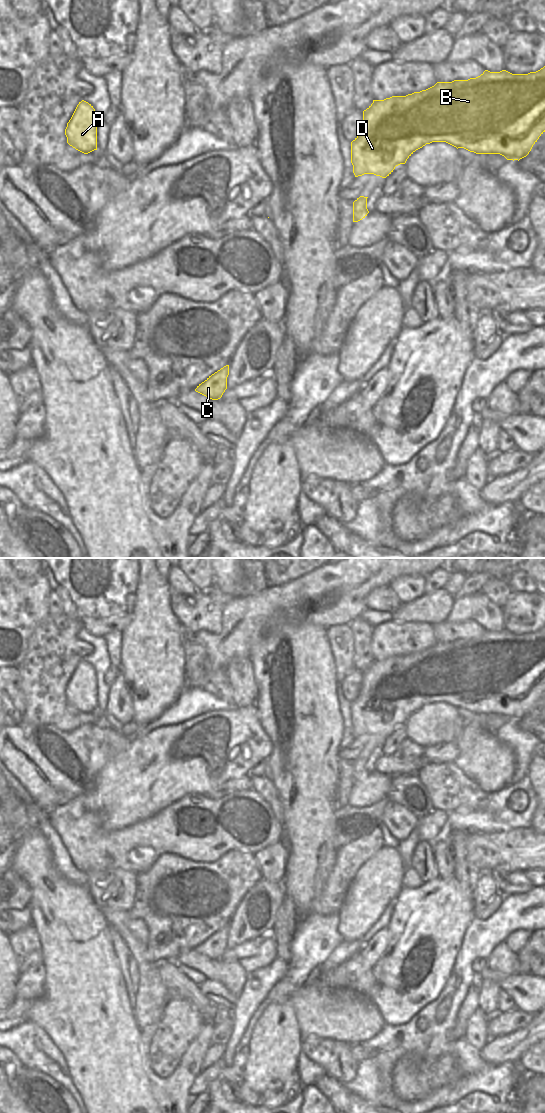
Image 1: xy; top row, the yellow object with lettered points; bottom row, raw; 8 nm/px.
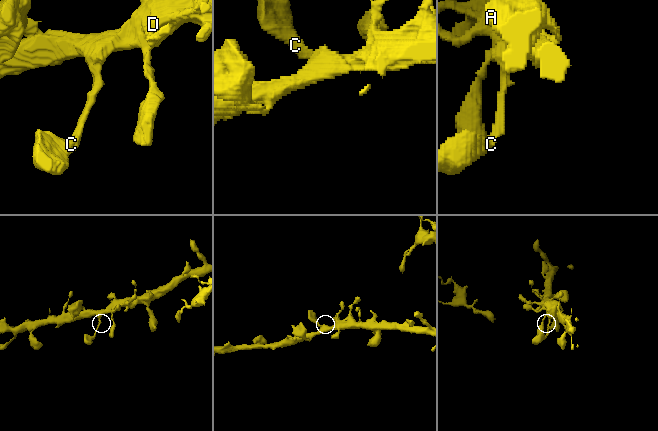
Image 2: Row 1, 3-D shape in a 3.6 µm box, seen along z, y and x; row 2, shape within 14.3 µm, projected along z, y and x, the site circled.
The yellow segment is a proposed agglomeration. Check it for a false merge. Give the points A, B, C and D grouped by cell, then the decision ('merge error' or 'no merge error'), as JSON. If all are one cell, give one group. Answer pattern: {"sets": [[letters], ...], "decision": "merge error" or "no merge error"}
{"sets": [["A", "B", "C", "D"]], "decision": "no merge error"}

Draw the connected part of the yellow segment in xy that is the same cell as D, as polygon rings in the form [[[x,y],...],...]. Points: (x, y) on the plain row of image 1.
[[[545,626],[528,634],[512,634],[506,630],[490,632],[468,640],[437,642],[434,646],[406,656],[373,660],[363,671],[359,695],[351,702],[351,723],[355,737],[374,734],[389,736],[396,726],[405,724],[418,709],[432,702],[446,702],[476,714],[500,714],[507,720],[526,717],[545,692]]]

